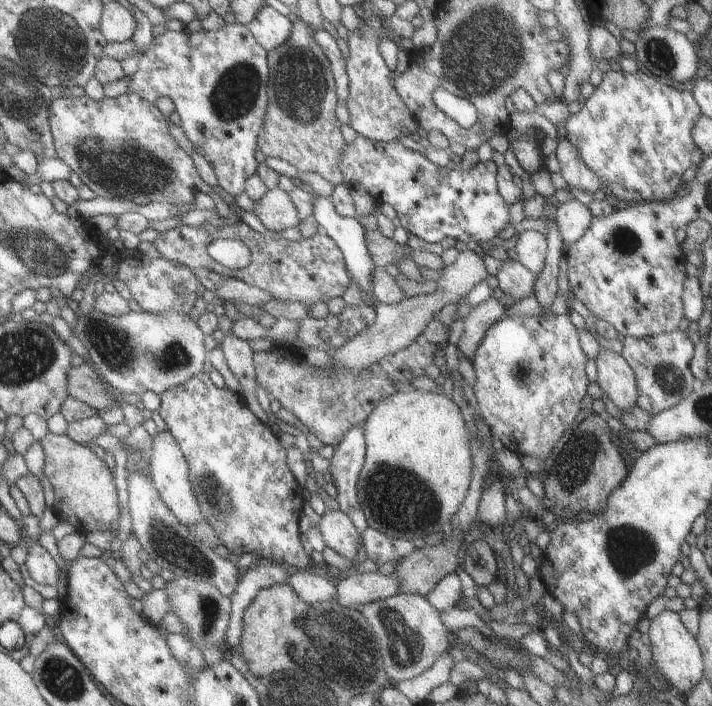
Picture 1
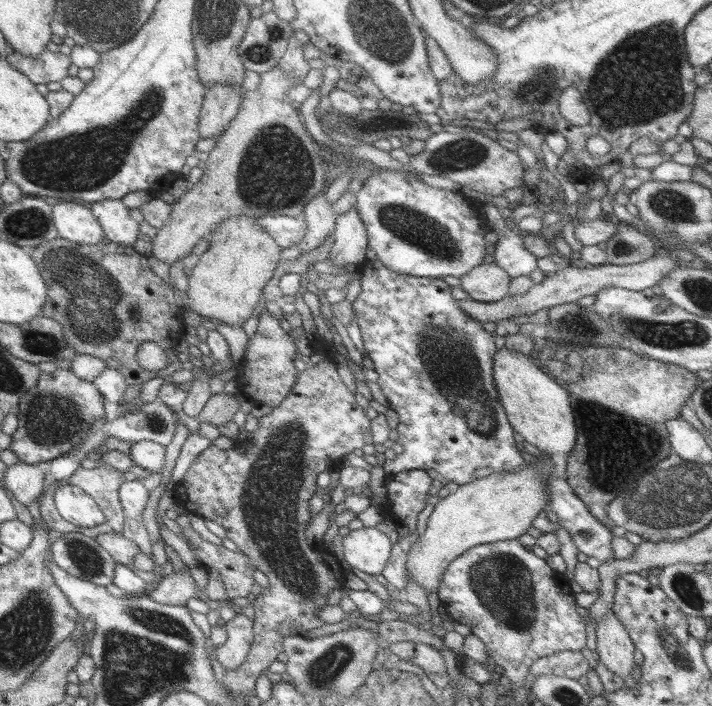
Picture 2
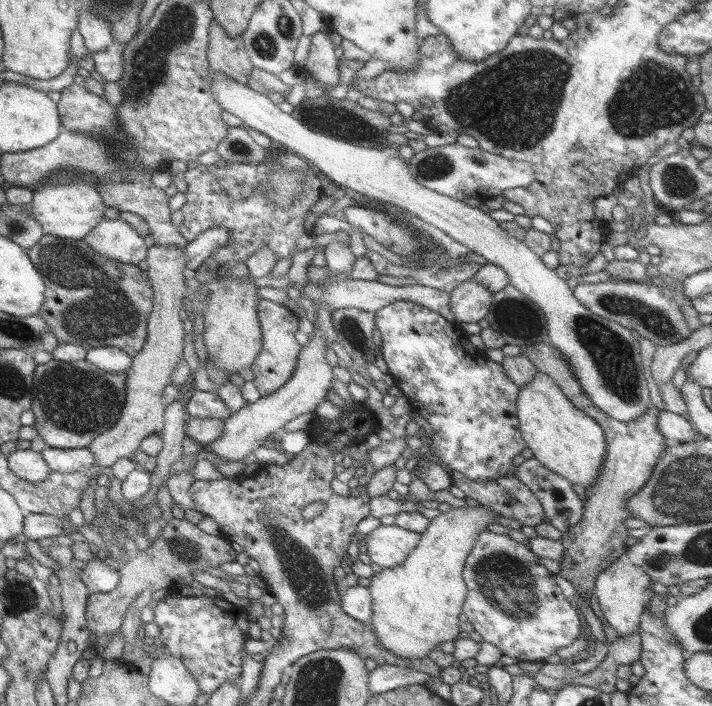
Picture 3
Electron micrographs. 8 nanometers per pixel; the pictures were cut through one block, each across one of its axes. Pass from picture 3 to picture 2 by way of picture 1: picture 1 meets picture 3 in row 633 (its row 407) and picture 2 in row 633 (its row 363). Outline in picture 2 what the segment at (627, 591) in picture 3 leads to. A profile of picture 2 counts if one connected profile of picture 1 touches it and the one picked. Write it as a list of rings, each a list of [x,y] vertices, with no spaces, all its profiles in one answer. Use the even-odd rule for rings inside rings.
[[[609,610],[599,618],[594,626],[596,636],[595,651],[599,662],[613,674],[623,678],[635,674],[633,664],[633,642],[629,640],[625,626]]]

